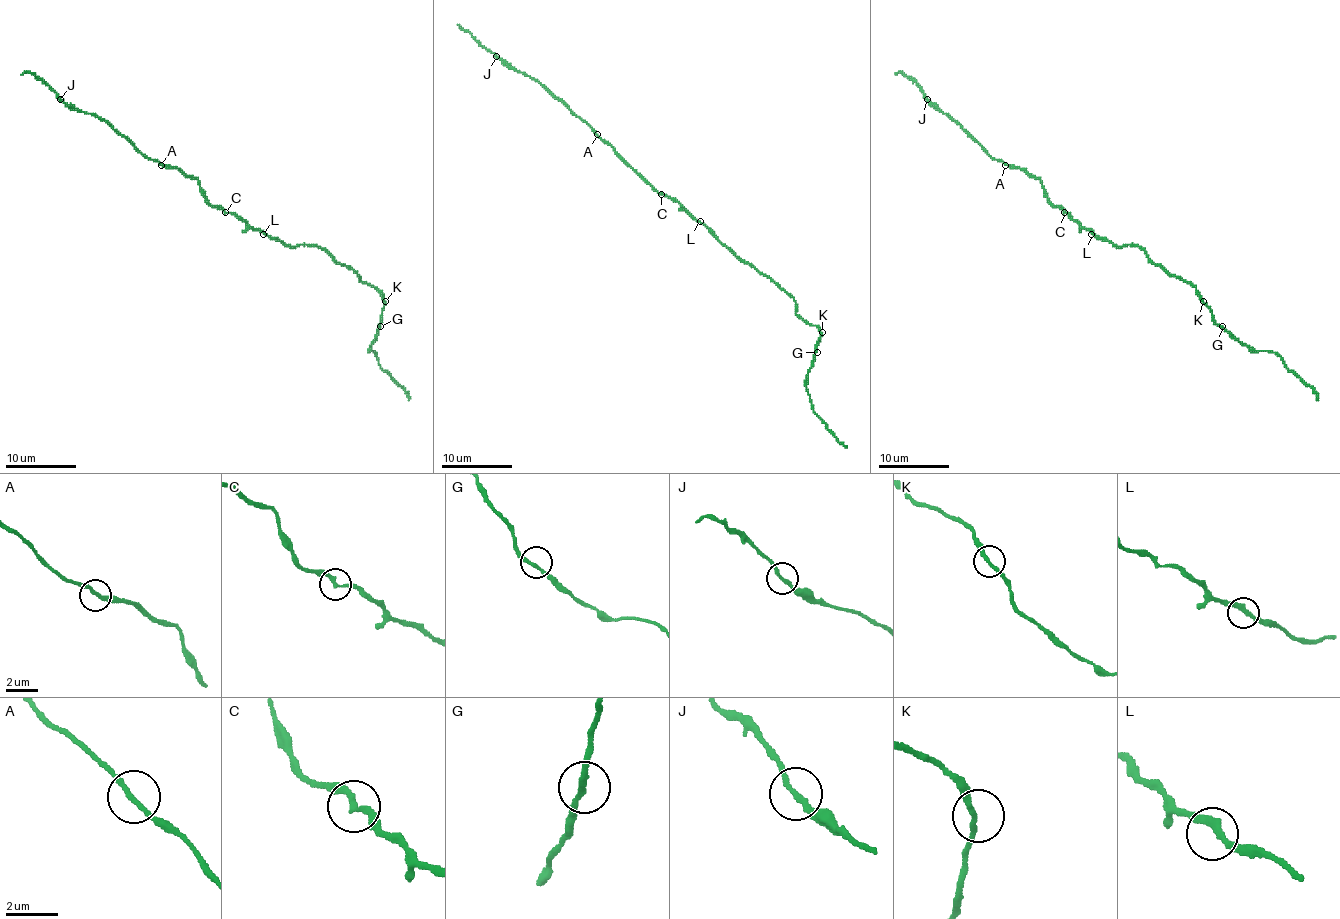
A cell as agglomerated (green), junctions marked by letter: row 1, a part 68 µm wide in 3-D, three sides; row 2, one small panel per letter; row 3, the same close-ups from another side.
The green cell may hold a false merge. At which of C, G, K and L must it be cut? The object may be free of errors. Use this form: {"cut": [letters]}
{"cut": ["C"]}

